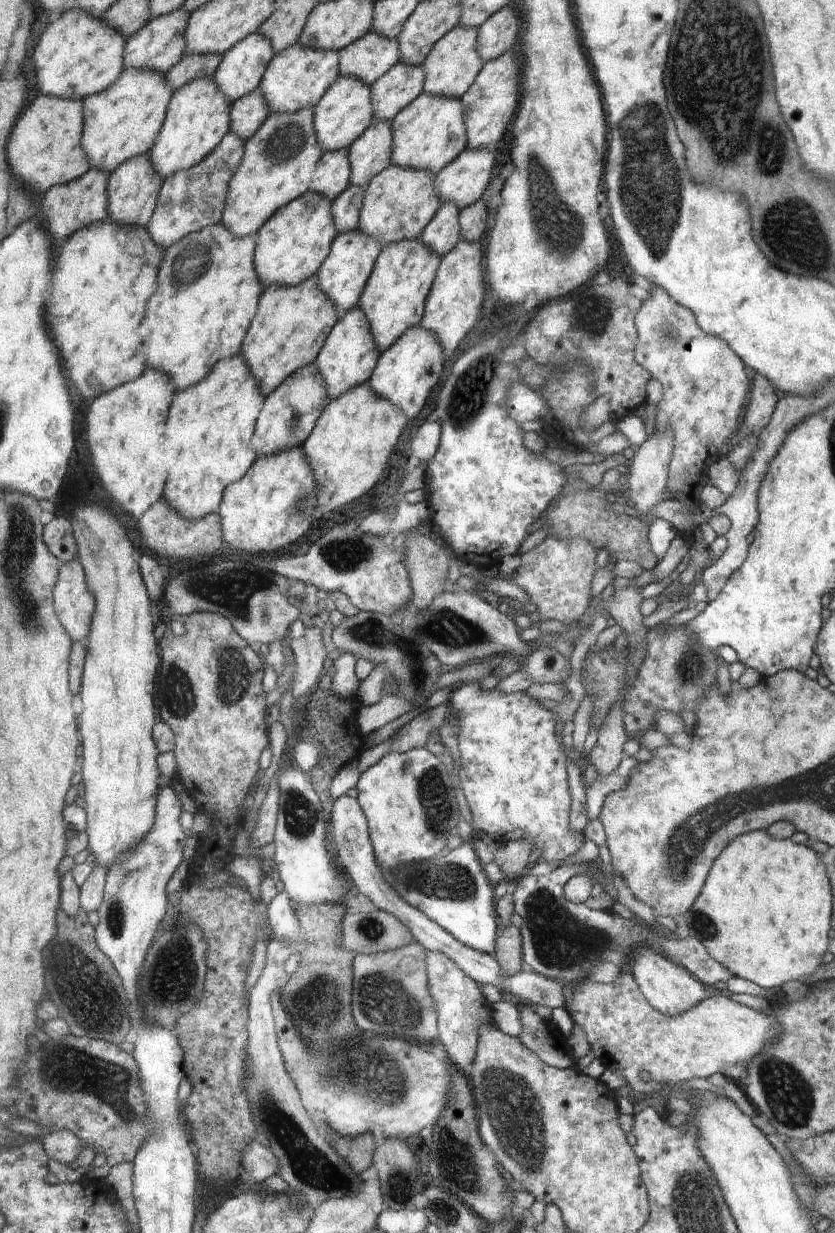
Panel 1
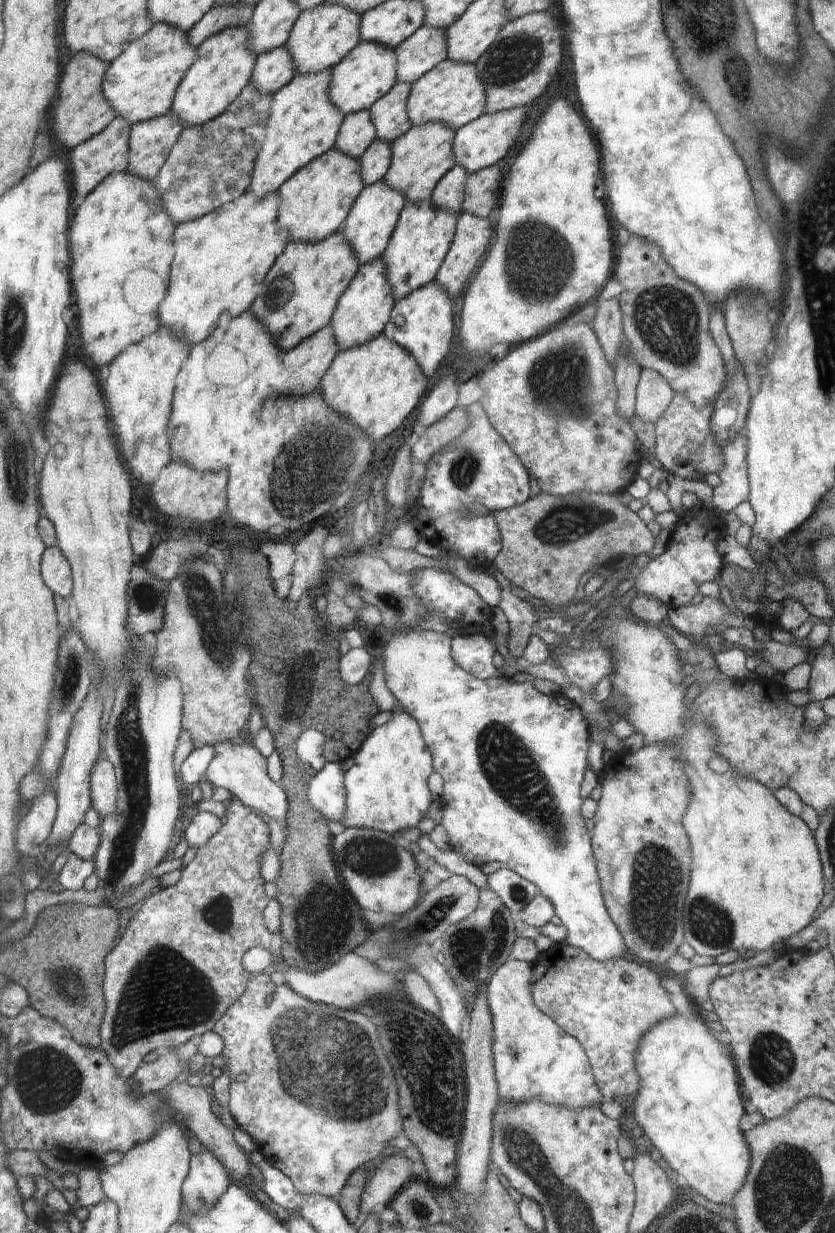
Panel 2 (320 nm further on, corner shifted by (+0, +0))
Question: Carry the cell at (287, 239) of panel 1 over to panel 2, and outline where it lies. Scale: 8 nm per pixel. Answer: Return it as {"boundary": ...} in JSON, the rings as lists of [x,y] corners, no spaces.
{"boundary":[[[332,148],[302,167],[279,192],[280,222],[290,233],[290,241],[316,243],[336,234],[364,188],[360,160],[344,151]]]}

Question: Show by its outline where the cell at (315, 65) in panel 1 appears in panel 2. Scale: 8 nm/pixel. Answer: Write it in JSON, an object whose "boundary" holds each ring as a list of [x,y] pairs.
{"boundary":[[[325,1],[318,7],[301,11],[300,18],[293,27],[292,34],[286,48],[293,56],[298,73],[319,73],[330,70],[349,52],[360,43],[361,40],[361,13],[350,10],[342,3],[331,3]]]}

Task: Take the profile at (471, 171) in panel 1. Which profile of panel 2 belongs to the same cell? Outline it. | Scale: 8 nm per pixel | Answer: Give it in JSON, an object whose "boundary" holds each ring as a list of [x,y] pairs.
{"boundary":[[[516,107],[505,111],[485,113],[473,122],[458,128],[456,138],[453,140],[453,151],[456,153],[457,164],[467,169],[468,174],[474,174],[481,168],[500,162],[508,154],[508,150],[515,145],[516,136],[520,134],[520,128],[524,124],[526,111],[524,107]]]}

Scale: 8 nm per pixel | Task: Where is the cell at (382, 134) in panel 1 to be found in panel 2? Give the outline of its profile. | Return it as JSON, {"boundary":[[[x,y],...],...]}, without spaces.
{"boundary":[[[397,81],[388,94],[369,108],[377,130],[376,139],[384,139],[390,144],[411,130],[414,125],[409,120],[408,113],[408,98],[411,93],[412,84]]]}

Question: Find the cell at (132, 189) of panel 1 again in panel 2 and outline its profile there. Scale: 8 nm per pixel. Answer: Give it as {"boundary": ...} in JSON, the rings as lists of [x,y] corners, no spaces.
{"boundary":[[[170,108],[164,115],[145,120],[132,125],[132,134],[129,136],[129,166],[128,171],[145,179],[155,180],[155,174],[162,168],[166,157],[172,150],[174,143],[183,131],[181,121]]]}

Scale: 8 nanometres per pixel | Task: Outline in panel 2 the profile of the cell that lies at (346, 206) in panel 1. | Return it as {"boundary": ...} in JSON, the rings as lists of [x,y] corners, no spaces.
{"boundary":[[[374,139],[358,159],[365,186],[380,182],[390,168],[391,146],[384,139]]]}

